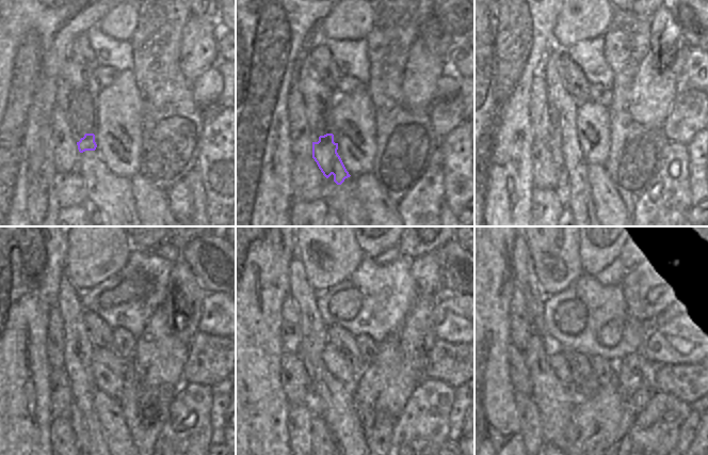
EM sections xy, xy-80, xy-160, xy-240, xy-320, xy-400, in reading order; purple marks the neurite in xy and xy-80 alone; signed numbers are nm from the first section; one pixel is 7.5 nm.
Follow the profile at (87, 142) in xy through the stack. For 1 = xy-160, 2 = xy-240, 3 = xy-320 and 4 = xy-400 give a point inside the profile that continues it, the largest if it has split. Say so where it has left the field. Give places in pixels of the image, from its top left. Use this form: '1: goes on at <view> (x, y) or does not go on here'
1: goes on at xy-160 (565, 150)
2: goes on at xy-240 (83, 387)
3: goes on at xy-320 (310, 320)
4: goes on at xy-400 (526, 280)

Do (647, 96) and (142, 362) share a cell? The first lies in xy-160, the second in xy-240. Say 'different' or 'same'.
same

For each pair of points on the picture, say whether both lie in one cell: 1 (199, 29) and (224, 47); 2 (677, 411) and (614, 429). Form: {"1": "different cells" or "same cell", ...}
{"1": "different cells", "2": "different cells"}

